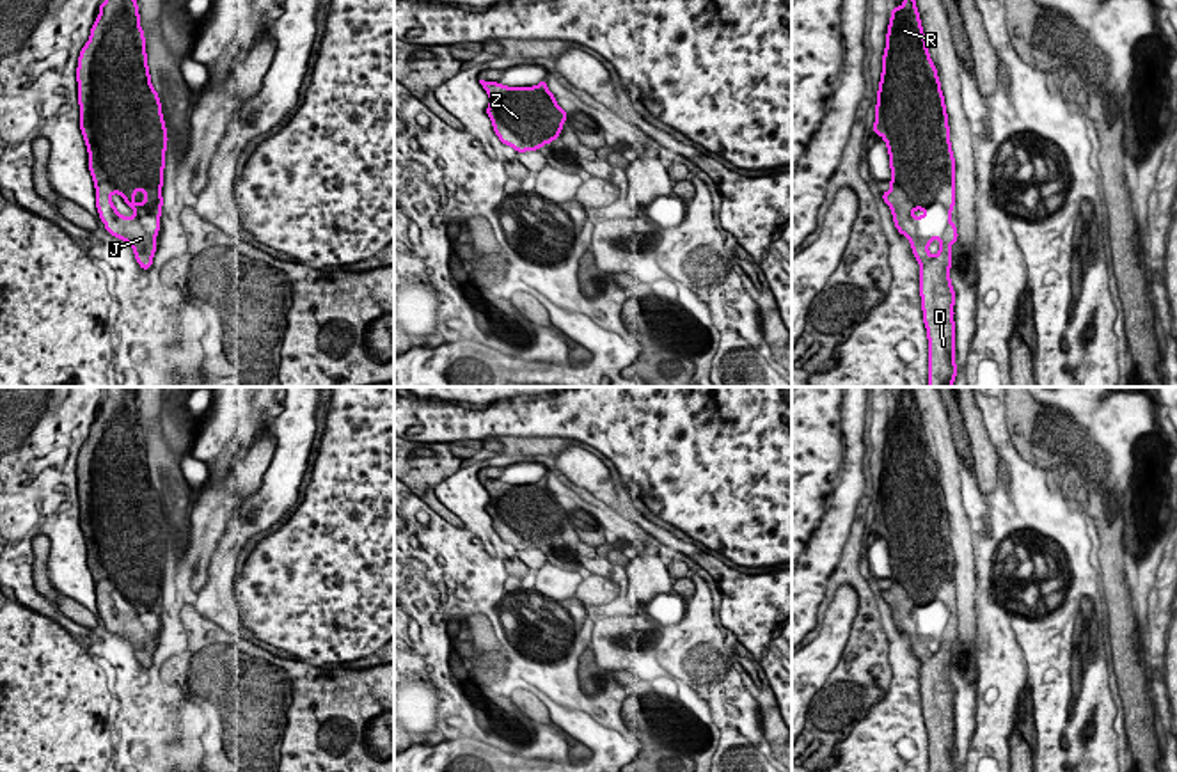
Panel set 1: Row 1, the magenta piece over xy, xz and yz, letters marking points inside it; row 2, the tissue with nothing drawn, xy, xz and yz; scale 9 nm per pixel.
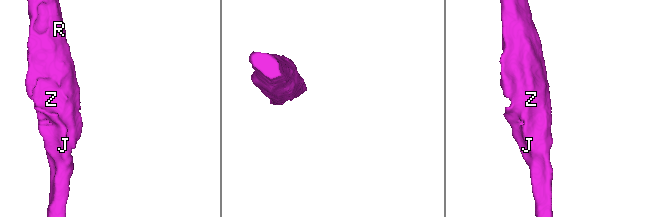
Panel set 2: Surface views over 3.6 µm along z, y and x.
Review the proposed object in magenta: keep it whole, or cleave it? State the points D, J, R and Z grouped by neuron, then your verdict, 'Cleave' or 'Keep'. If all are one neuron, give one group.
Groups: D J R Z. Keep

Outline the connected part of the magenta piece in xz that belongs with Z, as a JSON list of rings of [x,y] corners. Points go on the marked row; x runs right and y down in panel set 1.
[[[485,80],[479,83],[490,98],[486,115],[504,146],[517,153],[538,151],[561,135],[568,114],[547,89],[547,80],[533,87],[508,87]]]

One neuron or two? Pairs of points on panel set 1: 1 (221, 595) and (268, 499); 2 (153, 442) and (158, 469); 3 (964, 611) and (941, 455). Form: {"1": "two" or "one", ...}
{"1": "one", "2": "one", "3": "one"}

